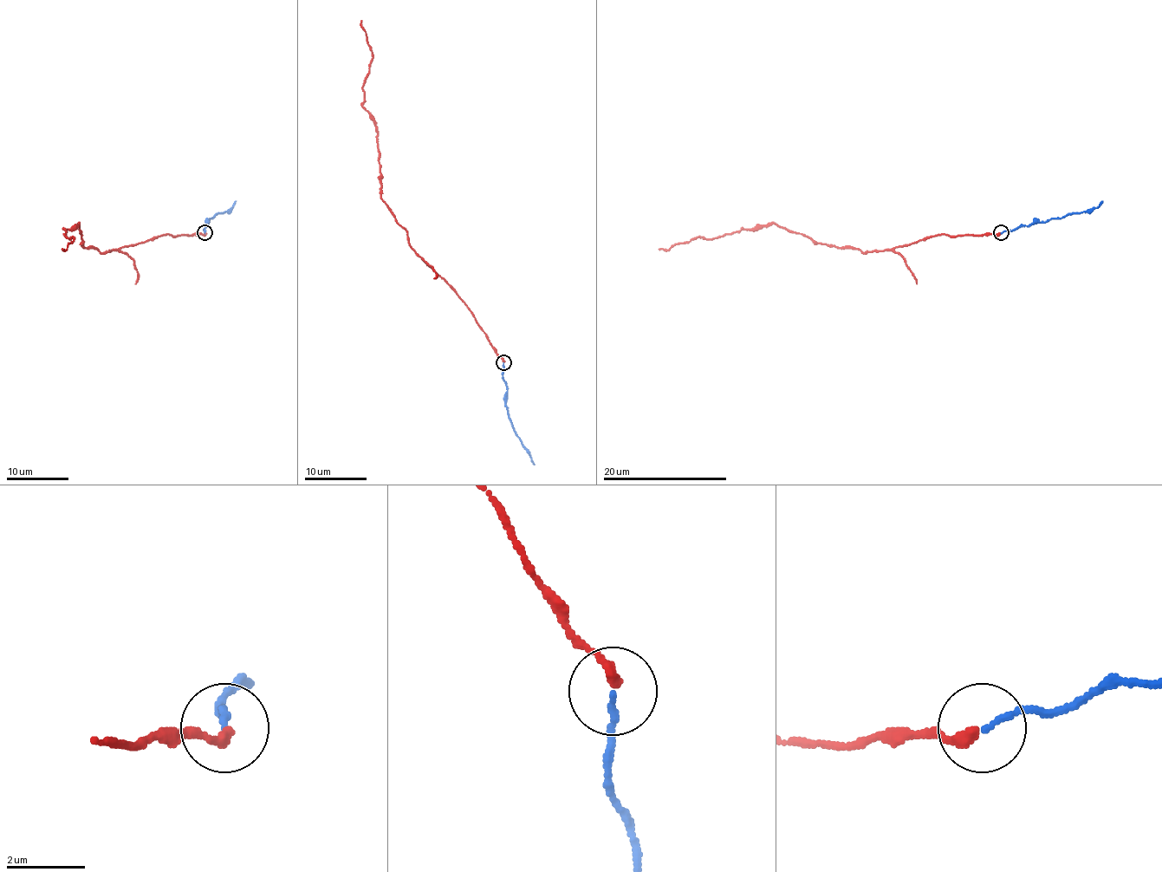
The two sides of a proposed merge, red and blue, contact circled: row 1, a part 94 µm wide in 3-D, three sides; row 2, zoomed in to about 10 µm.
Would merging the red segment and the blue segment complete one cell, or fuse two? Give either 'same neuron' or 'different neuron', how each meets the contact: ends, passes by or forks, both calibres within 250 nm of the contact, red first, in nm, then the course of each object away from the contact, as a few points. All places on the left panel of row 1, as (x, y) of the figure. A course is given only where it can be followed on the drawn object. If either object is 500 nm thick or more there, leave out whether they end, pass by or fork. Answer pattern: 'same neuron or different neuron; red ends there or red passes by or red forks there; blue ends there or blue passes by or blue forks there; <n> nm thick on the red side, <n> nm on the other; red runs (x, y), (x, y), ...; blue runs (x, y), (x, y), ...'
same neuron; red ends there; blue ends there; 280 nm thick on the red side, 150 nm on the other; red runs (205, 233), (162, 235), (101, 253), (83, 247), (78, 224), (64, 230), (68, 239), (74, 237), (62, 249); blue runs (205, 233), (207, 222), (217, 213), (229, 211), (236, 200)

